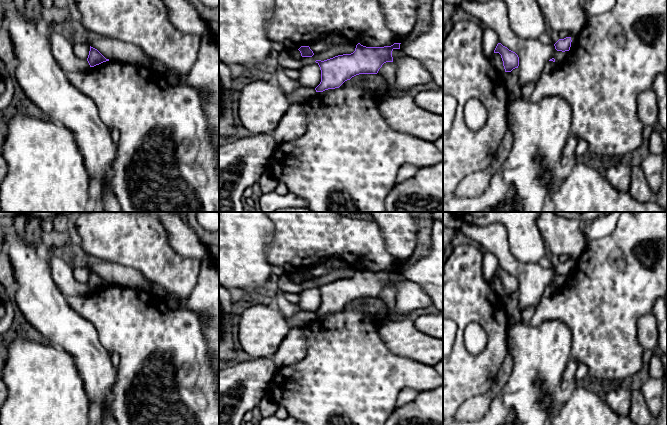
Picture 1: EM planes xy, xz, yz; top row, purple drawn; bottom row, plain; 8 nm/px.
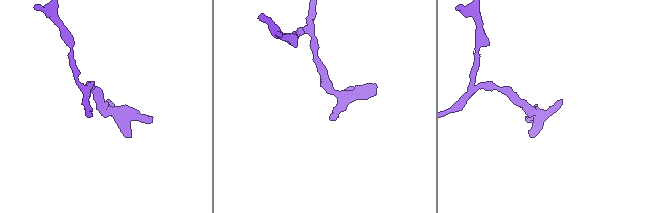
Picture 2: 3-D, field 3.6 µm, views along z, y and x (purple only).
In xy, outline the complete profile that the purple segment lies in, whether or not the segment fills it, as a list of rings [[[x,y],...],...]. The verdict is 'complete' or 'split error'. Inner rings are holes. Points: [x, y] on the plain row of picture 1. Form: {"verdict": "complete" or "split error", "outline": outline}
{"verdict": "complete", "outline": [[[90,270],[90,275],[89,275],[87,285],[90,291],[94,291],[103,286],[109,285],[109,283],[106,283],[97,273]]]}

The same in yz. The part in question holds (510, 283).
{"verdict": "complete", "outline": [[[501,267],[497,268],[494,277],[499,277],[501,279],[505,296],[511,296],[513,293],[518,292],[518,279],[509,274],[507,271],[503,270]]]}

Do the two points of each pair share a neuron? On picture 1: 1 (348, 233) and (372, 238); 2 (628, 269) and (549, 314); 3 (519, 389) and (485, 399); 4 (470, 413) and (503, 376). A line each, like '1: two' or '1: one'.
1: one
2: one
3: two
4: one

